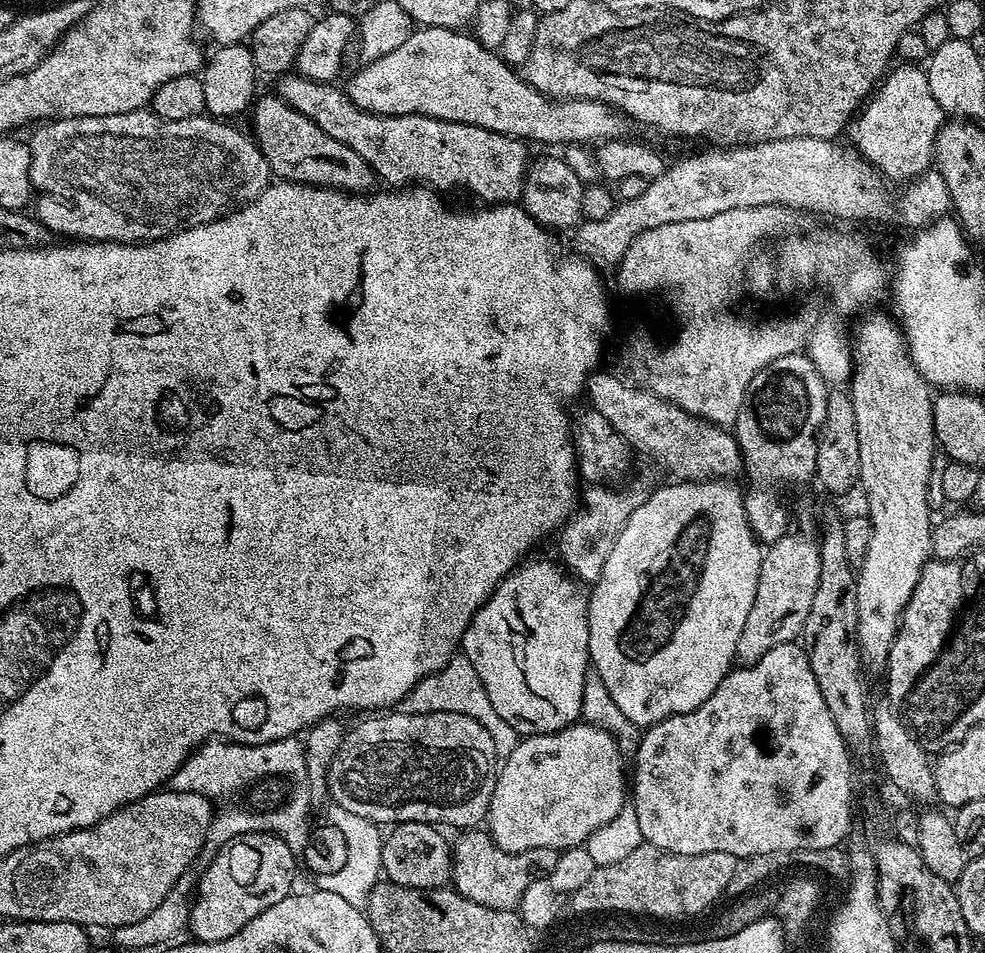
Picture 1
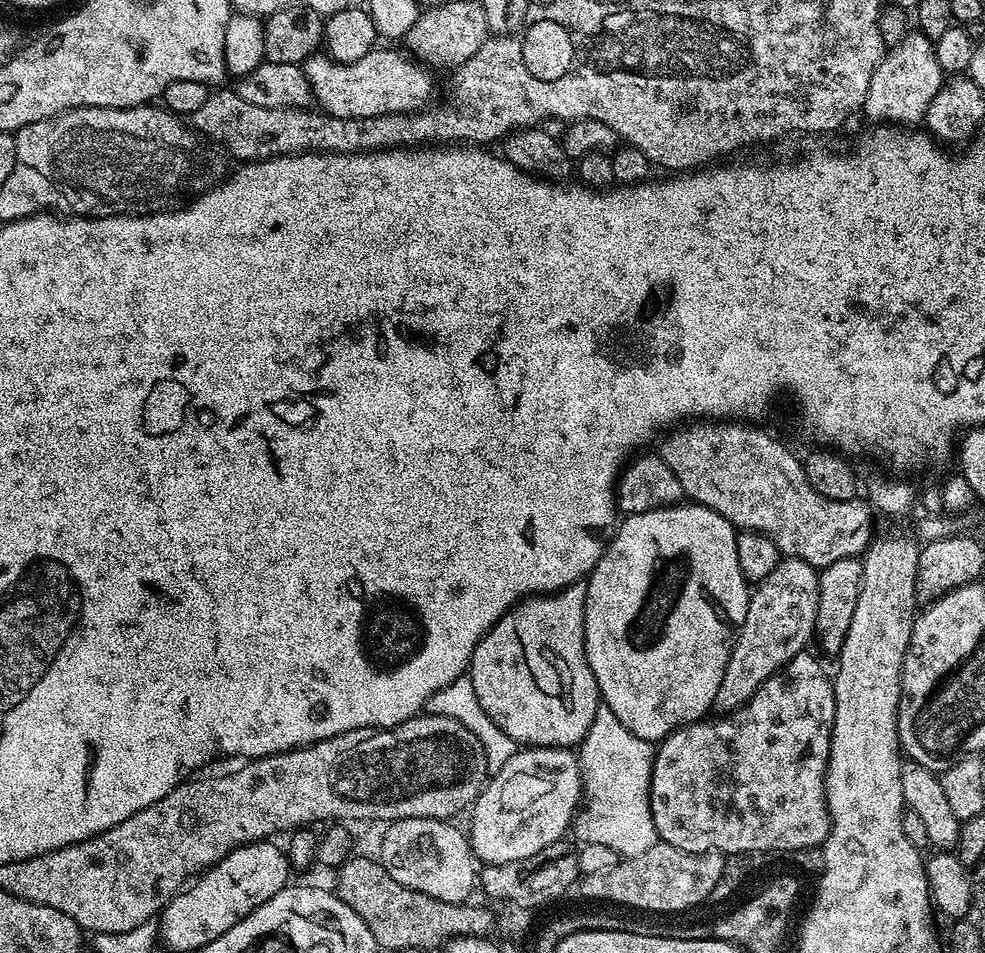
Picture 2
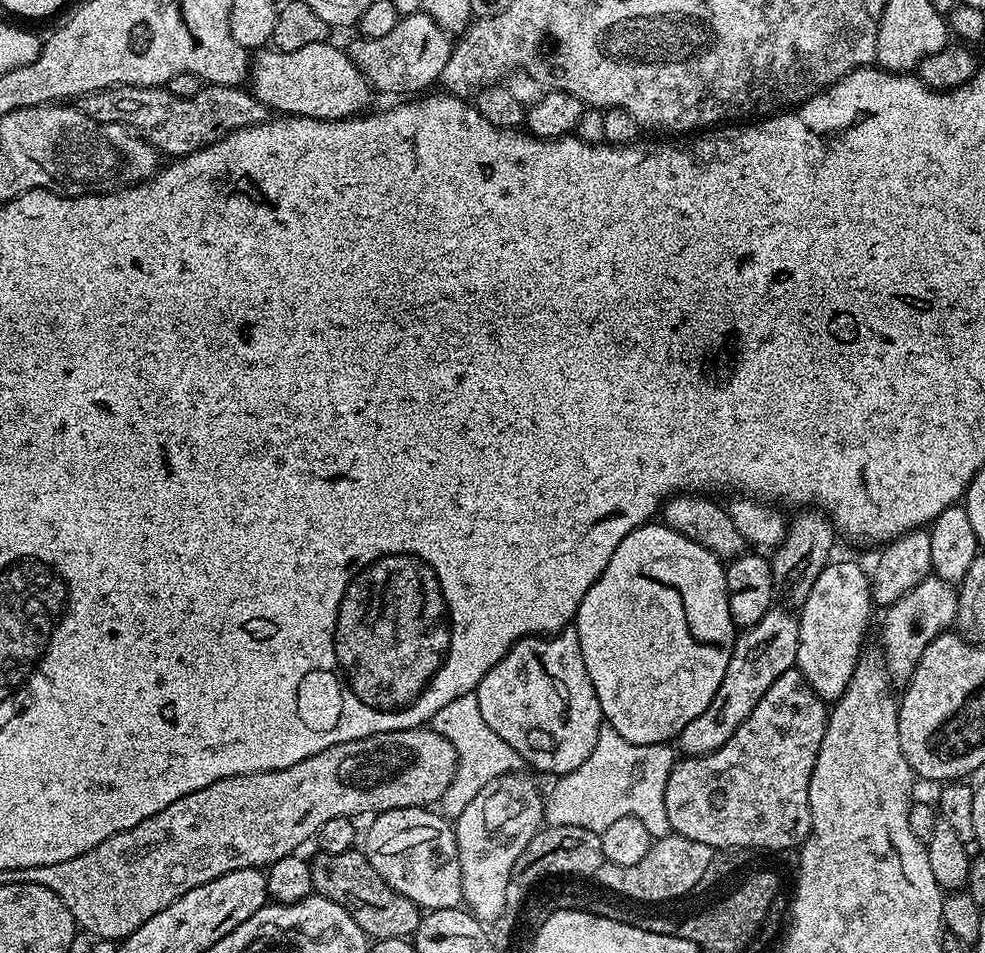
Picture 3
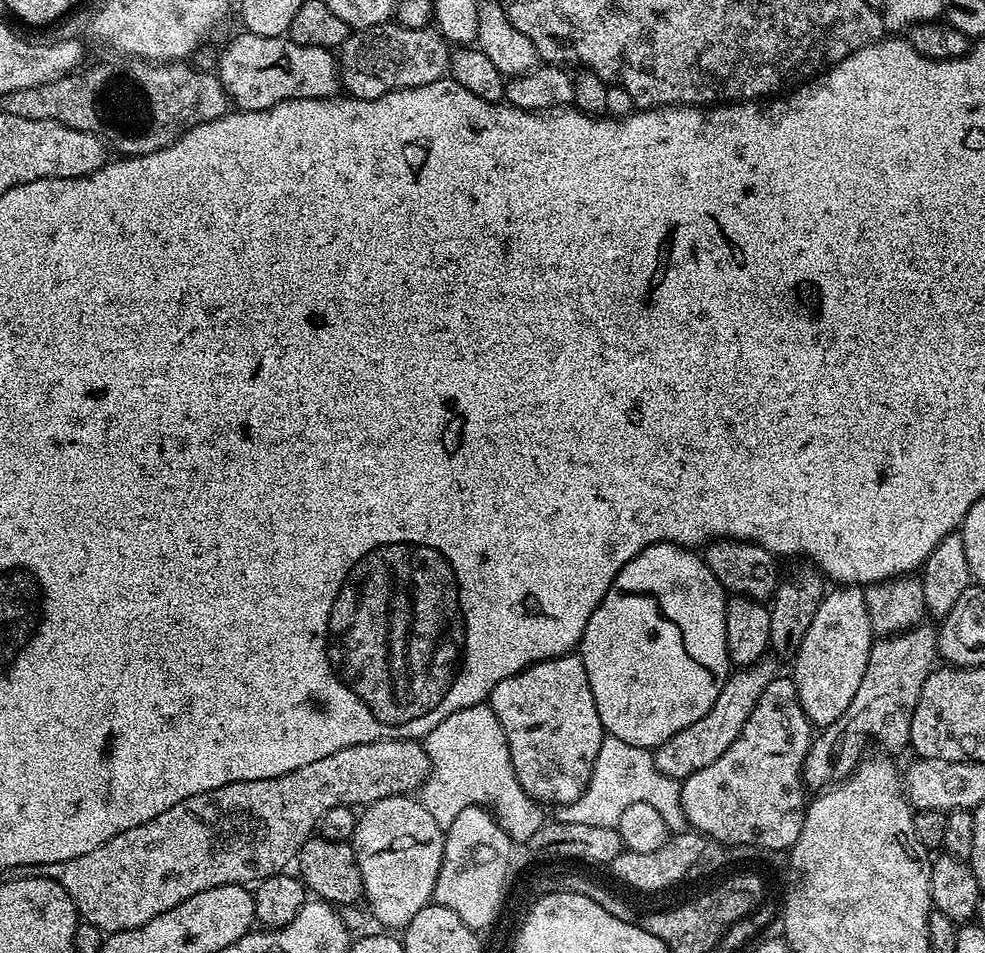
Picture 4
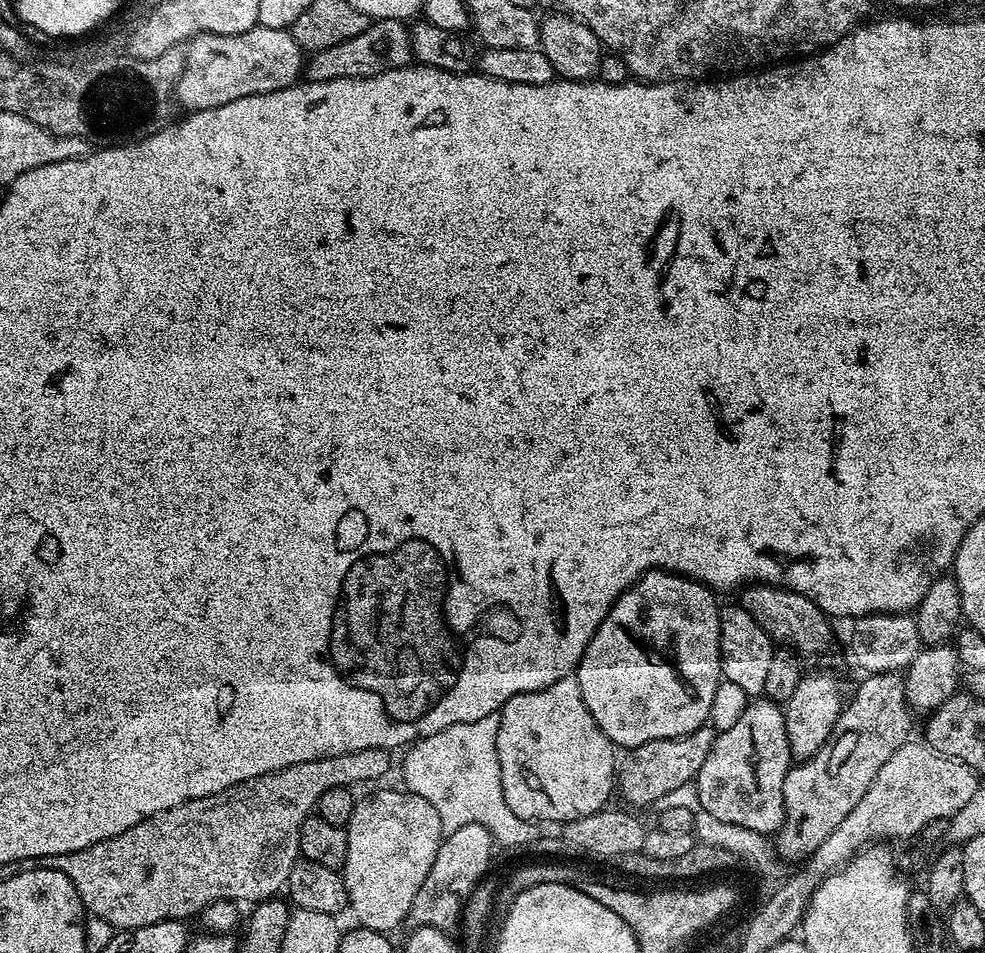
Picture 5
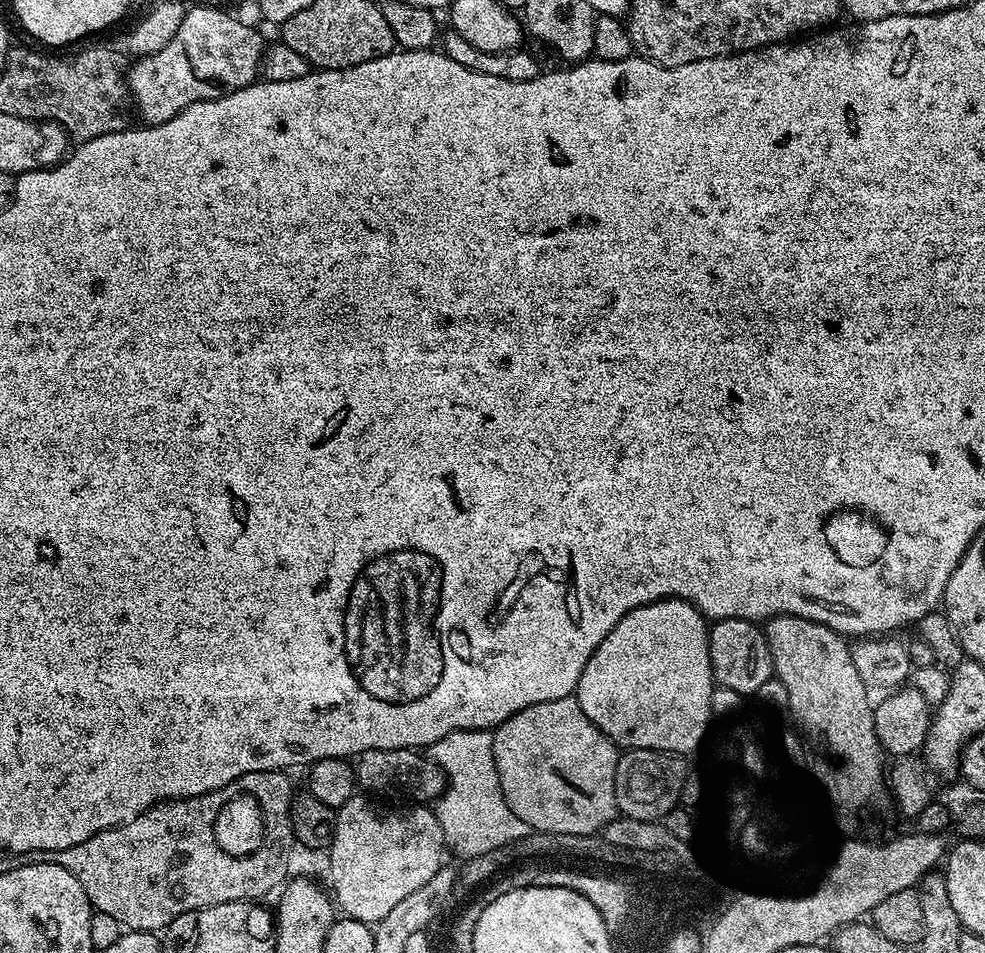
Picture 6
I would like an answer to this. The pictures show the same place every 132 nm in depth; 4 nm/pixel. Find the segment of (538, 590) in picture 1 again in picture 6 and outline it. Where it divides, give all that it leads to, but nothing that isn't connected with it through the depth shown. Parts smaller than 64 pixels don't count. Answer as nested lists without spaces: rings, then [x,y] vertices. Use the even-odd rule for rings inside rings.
[[[575,695],[526,706],[526,710],[514,714],[509,720],[502,722],[495,728],[492,732],[492,745],[494,746],[494,766],[498,770],[498,782],[502,786],[504,800],[510,806],[510,810],[514,814],[518,814],[518,818],[522,818],[522,822],[528,824],[529,829],[537,832],[553,832],[554,834],[590,836],[607,828],[610,821],[617,819],[618,809],[614,798],[614,774],[616,773],[618,759],[617,745],[612,743],[612,740],[603,730],[594,726],[594,722],[590,722],[590,718],[586,718],[586,710],[582,710],[582,706],[577,702]]]

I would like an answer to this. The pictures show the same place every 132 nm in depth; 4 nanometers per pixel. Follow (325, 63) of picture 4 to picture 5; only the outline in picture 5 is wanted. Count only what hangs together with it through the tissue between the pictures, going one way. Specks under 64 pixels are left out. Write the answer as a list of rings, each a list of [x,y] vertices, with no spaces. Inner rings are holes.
[[[255,27],[246,33],[224,35],[210,32],[193,37],[186,44],[184,69],[176,83],[176,103],[188,112],[201,112],[218,106],[226,106],[226,102],[234,102],[238,98],[246,98],[254,94],[270,94],[274,90],[289,88],[301,79],[306,68],[306,53],[298,46],[291,31],[286,28]]]

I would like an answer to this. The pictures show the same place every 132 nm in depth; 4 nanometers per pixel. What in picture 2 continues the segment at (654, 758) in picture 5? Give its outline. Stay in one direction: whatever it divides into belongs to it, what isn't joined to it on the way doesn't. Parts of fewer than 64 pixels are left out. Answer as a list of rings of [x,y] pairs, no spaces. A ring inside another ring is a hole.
[[[787,557],[781,558],[778,562],[778,566],[774,566],[774,570],[770,570],[770,574],[766,574],[766,578],[759,581],[751,589],[750,595],[748,597],[748,605],[746,606],[746,618],[742,622],[740,631],[736,634],[736,640],[732,643],[732,653],[730,654],[730,662],[726,662],[726,670],[722,674],[722,686],[718,686],[718,694],[714,694],[714,702],[712,703],[713,709],[717,713],[727,714],[729,712],[734,712],[736,709],[743,706],[744,703],[751,698],[763,684],[768,681],[775,672],[780,671],[780,669],[786,667],[792,659],[795,658],[797,654],[805,651],[809,647],[808,643],[813,643],[814,633],[816,631],[815,616],[818,614],[818,602],[819,602],[819,580],[820,572],[816,568],[807,564],[805,561],[799,560],[798,557]]]

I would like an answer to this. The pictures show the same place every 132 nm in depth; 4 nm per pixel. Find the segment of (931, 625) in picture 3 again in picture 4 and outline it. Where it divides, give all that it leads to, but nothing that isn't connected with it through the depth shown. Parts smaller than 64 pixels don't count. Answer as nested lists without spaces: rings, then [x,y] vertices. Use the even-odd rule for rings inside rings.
[[[921,622],[909,631],[880,638],[873,643],[866,672],[854,698],[841,717],[813,739],[804,763],[807,789],[824,790],[846,779],[865,755],[868,739],[877,740],[883,751],[897,754],[910,744],[910,722],[926,678],[938,660],[937,629]]]

